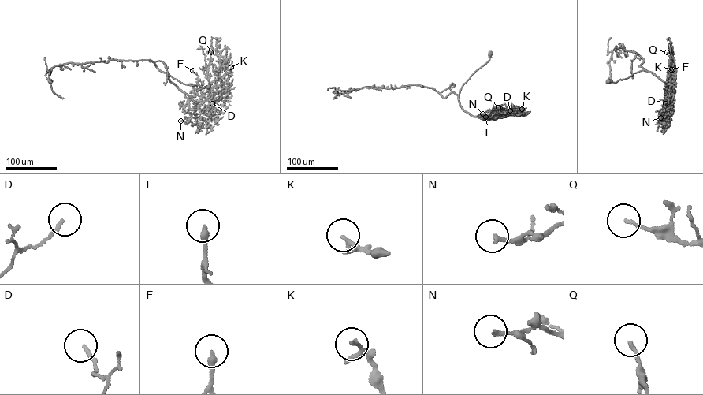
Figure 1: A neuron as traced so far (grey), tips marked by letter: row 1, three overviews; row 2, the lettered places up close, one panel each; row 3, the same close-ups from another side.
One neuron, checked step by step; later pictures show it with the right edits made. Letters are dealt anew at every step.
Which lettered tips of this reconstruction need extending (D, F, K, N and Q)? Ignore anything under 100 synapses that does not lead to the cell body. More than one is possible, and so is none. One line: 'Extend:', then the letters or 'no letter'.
Extend: no letter

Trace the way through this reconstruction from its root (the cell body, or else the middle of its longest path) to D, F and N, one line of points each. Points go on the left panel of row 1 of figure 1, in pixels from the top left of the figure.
D: (208, 87), (185, 84), (168, 76), (206, 113), (212, 103)
F: (208, 87), (185, 84), (170, 76), (169, 78), (191, 98), (200, 87), (198, 76), (192, 70)
N: (208, 87), (185, 84), (168, 76), (195, 104), (189, 121), (180, 121)

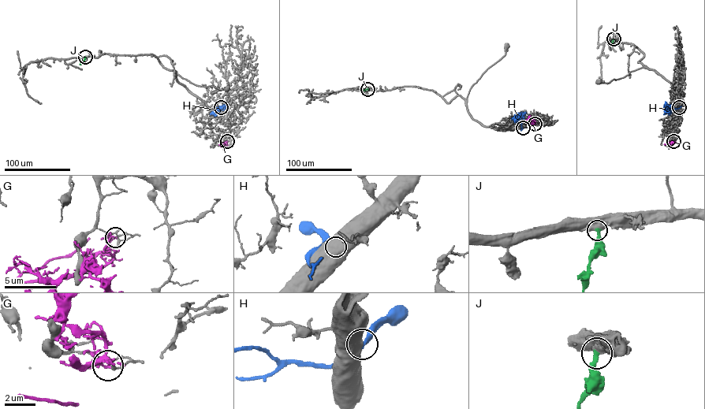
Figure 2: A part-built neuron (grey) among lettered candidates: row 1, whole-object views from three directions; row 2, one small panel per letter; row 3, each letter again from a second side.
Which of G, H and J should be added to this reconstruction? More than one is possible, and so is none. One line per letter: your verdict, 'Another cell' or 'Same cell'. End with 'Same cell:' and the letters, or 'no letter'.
G: Another cell
H: Another cell
J: Same cell
Same cell: J

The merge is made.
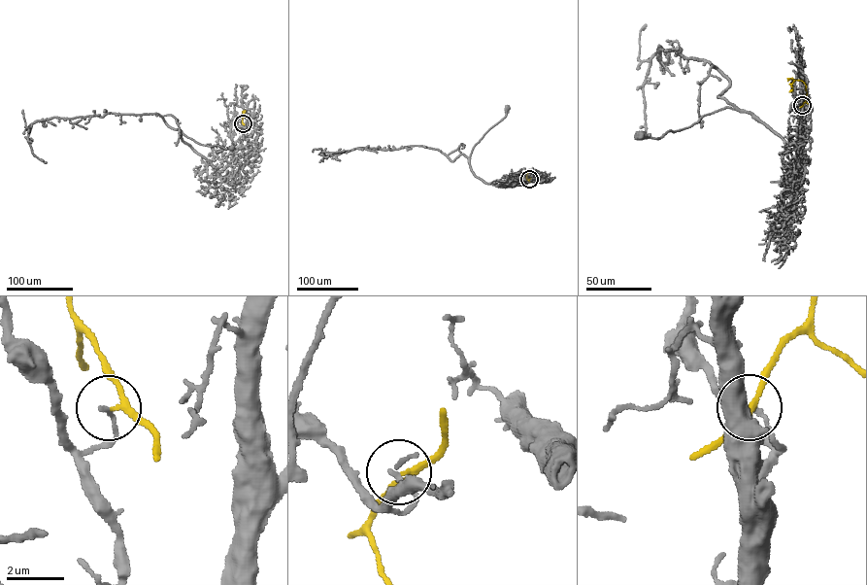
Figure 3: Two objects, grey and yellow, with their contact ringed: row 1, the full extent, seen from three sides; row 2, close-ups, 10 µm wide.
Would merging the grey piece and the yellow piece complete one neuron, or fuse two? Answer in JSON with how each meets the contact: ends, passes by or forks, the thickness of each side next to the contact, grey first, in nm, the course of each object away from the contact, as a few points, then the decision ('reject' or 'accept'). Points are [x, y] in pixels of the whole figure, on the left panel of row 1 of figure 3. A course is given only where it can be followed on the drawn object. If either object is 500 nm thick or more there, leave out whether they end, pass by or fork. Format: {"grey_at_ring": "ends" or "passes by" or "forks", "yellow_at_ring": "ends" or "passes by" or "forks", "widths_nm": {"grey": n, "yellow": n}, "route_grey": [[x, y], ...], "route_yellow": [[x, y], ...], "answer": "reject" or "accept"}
{"grey_at_ring": "ends", "yellow_at_ring": "passes by", "widths_nm": {"grey": 150, "yellow": 190}, "route_grey": [[243, 123], [240, 146], [220, 171], [184, 143], [181, 135], [203, 145], [231, 148]], "route_yellow": [[243, 123], [243, 111], [244, 118]], "answer": "reject"}

